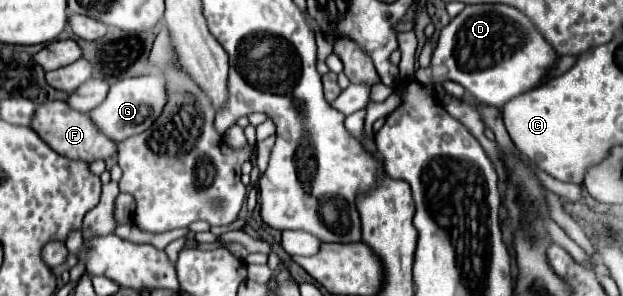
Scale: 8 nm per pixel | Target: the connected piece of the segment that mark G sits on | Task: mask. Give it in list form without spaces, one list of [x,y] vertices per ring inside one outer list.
[[[146,75],[146,77],[132,77],[132,79],[122,79],[114,83],[106,95],[106,99],[90,111],[92,123],[114,143],[120,143],[132,135],[138,135],[146,131],[154,119],[162,113],[166,105],[166,85],[164,77],[158,75]]]

